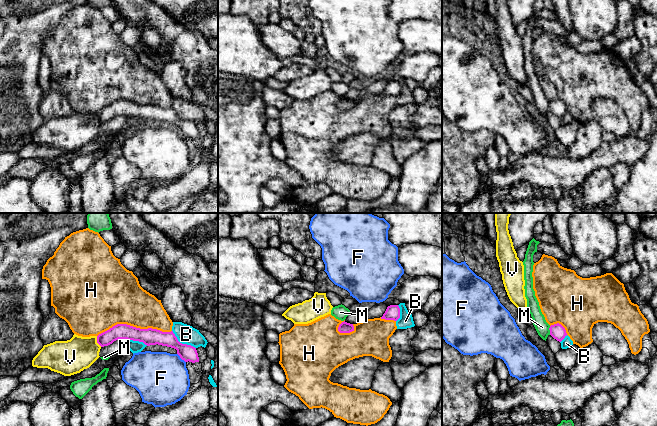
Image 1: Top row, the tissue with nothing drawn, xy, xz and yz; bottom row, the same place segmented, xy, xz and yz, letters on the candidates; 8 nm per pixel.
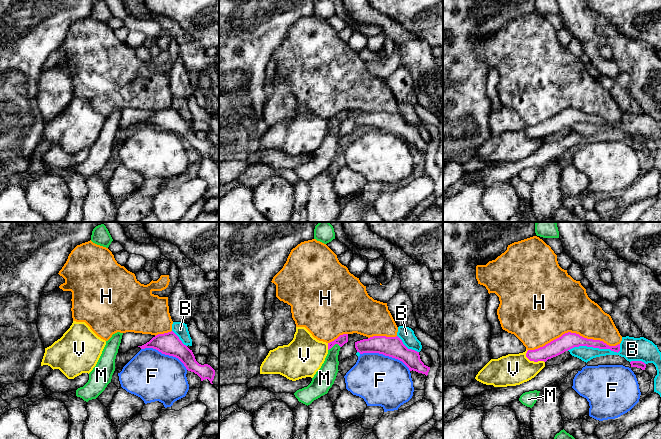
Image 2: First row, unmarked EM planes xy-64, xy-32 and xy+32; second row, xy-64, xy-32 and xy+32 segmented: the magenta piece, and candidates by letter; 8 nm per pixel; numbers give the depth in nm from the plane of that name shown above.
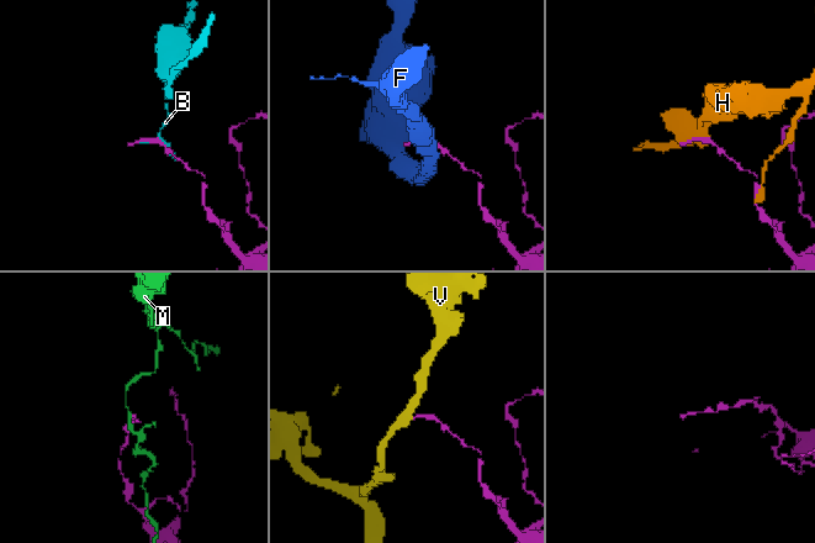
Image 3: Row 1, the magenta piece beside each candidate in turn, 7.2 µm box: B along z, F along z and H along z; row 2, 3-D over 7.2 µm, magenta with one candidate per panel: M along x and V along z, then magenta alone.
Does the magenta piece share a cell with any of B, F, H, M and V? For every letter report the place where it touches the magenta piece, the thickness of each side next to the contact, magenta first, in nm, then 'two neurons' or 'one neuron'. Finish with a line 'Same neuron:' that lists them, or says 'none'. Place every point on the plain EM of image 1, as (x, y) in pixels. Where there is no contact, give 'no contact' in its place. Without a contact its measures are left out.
B: xy (181, 119) | 130/160 nm | two neurons
F: xy (181, 134) | 130/420 nm | two neurons
H: xy (134, 103) | 130/380 nm | two neurons
M: yz (549, 105) | 120/110 nm | two neurons
V: xy (97, 117) | 130/280 nm | two neurons
Same neuron: none

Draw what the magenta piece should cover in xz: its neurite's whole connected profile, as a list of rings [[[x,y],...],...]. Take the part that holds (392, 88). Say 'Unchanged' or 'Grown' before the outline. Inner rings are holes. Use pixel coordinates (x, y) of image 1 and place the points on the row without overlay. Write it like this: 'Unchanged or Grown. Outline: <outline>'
Unchanged. Outline: [[[390,81],[387,83],[381,95],[397,97],[400,94],[400,84],[398,81]]]

